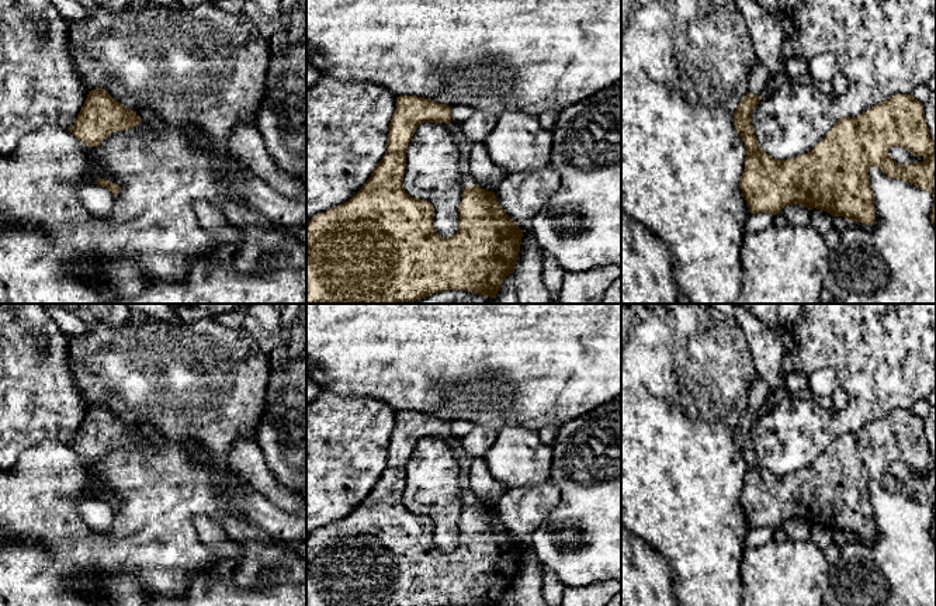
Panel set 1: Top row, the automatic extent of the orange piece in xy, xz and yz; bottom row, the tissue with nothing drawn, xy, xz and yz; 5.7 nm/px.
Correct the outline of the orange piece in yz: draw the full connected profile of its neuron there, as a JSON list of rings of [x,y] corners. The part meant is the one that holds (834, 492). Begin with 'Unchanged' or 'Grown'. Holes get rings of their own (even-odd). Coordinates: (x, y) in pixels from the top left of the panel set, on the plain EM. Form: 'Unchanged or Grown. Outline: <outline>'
Unchanged. Outline: [[[748,408],[734,429],[734,440],[746,464],[739,503],[750,529],[769,527],[776,530],[784,522],[798,519],[810,526],[817,523],[832,531],[873,540],[876,522],[869,484],[880,482],[888,492],[905,495],[932,509],[930,534],[936,544],[936,457],[930,454],[923,419],[912,409],[895,409],[857,432],[839,434],[811,467],[787,475],[773,474],[762,465],[756,456],[752,429],[759,416],[760,411]],[[892,461],[902,461],[914,471],[925,474],[911,479],[899,479],[888,470]]]

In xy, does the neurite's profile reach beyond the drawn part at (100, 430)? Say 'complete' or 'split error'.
complete

